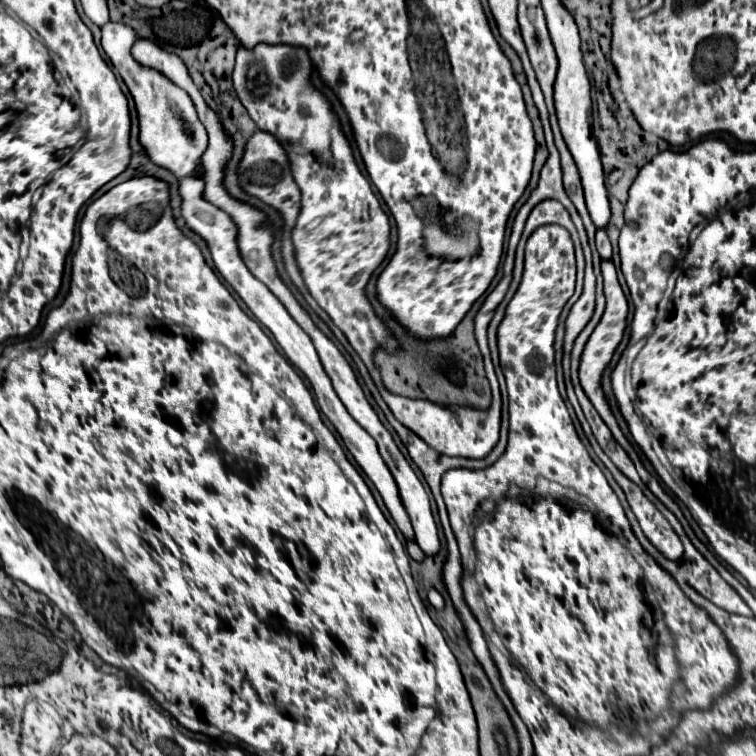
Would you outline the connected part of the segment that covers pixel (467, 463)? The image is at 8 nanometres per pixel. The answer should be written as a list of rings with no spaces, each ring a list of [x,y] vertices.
[[[381,408],[389,420],[389,424],[395,428],[395,432],[399,434],[399,438],[403,440],[403,444],[407,446],[409,450],[409,456],[411,460],[419,466],[419,470],[423,472],[433,496],[435,496],[435,502],[439,502],[441,506],[441,512],[443,512],[443,504],[441,504],[441,492],[439,492],[439,482],[441,482],[441,476],[443,472],[451,470],[451,468],[487,468],[491,466],[503,452],[505,452],[505,446],[507,446],[507,432],[503,428],[501,432],[501,438],[497,442],[497,446],[489,452],[489,456],[481,458],[481,460],[469,460],[469,458],[453,458],[453,456],[445,456],[445,454],[439,454],[437,450],[429,448],[429,444],[425,444],[419,436],[415,436],[409,428],[405,428],[393,414],[389,408]]]

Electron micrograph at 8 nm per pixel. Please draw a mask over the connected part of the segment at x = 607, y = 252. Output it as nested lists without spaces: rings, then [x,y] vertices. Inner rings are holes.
[[[603,229],[596,232],[595,244],[602,260],[612,259],[612,246],[606,232]]]

